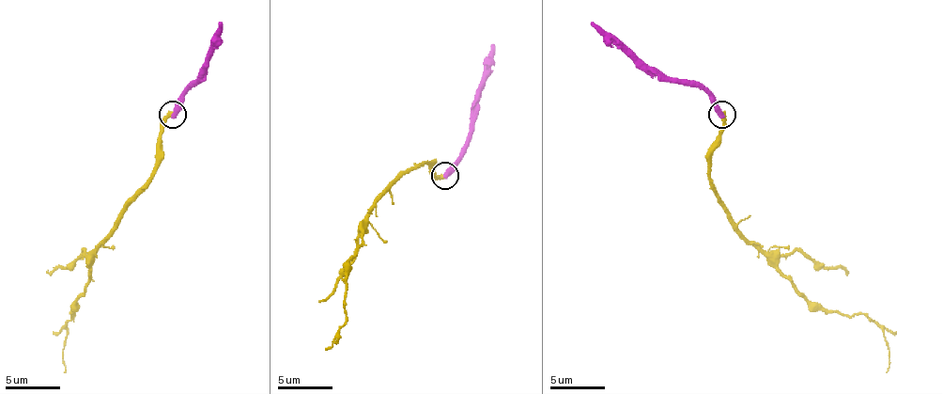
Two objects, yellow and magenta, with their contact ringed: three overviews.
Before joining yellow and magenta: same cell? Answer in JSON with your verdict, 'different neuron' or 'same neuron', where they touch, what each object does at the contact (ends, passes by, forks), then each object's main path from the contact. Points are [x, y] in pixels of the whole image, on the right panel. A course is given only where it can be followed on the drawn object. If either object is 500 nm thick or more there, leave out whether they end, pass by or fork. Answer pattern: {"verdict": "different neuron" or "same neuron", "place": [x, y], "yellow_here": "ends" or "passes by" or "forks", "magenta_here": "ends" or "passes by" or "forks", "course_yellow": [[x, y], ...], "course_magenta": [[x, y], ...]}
{"verdict": "different neuron", "place": [721, 115], "yellow_here": "ends", "magenta_here": "ends", "course_yellow": [[721, 114], [710, 187], [732, 223], [811, 302], [846, 315], [865, 313], [889, 351], [887, 372]], "course_magenta": [[721, 114], [716, 103], [699, 86], [650, 76], [591, 22]]}

